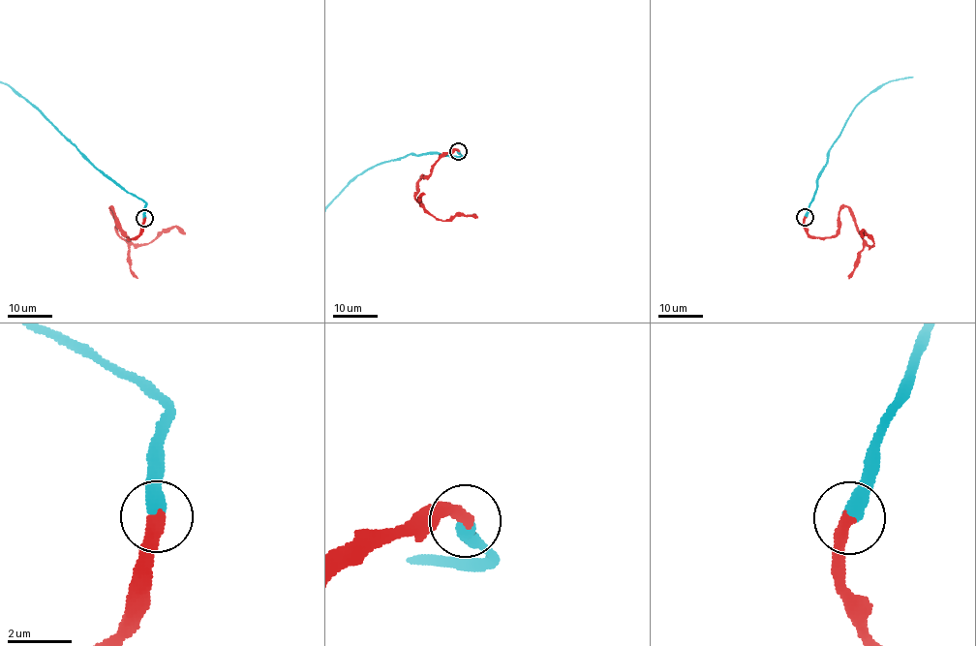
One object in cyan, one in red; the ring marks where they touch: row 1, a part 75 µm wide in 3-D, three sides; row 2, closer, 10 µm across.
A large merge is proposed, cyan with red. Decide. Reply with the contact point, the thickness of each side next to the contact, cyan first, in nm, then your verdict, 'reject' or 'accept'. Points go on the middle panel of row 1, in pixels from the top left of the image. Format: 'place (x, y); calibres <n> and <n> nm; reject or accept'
place (458, 151); calibres 480 and 400 nm; accept

